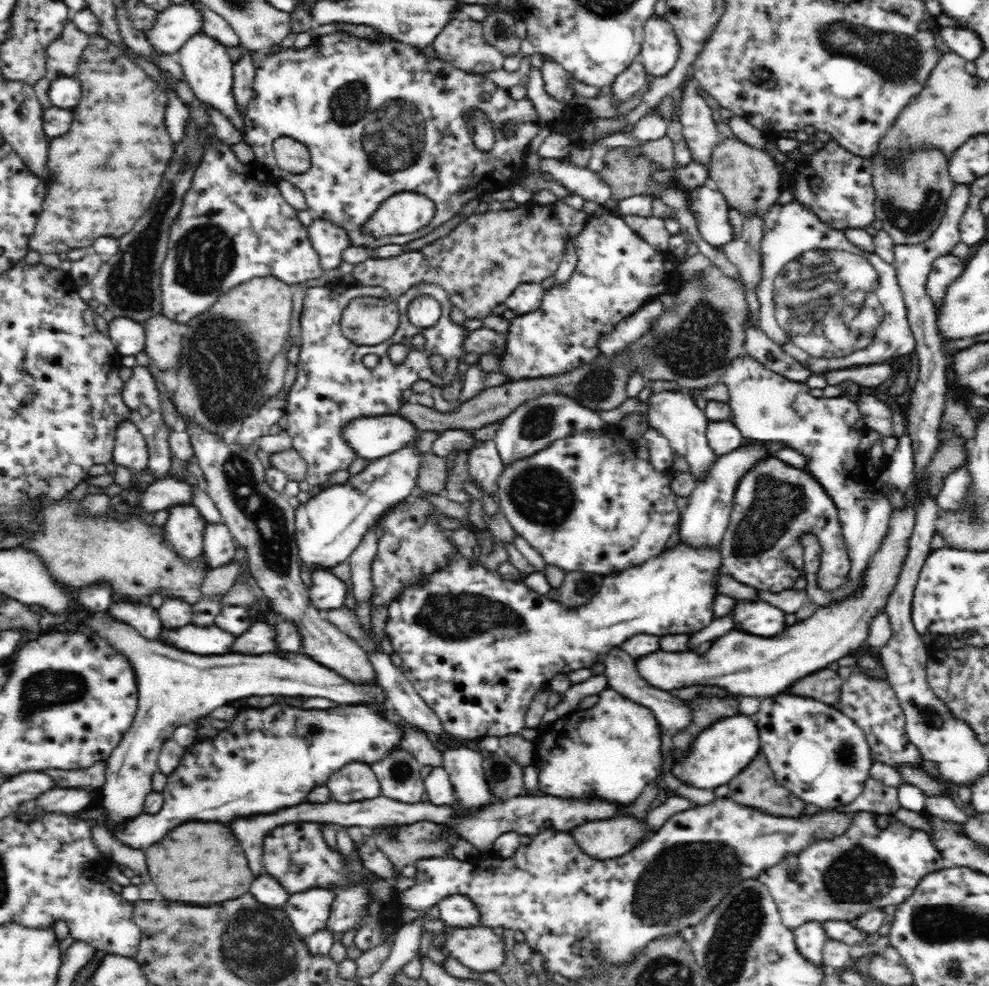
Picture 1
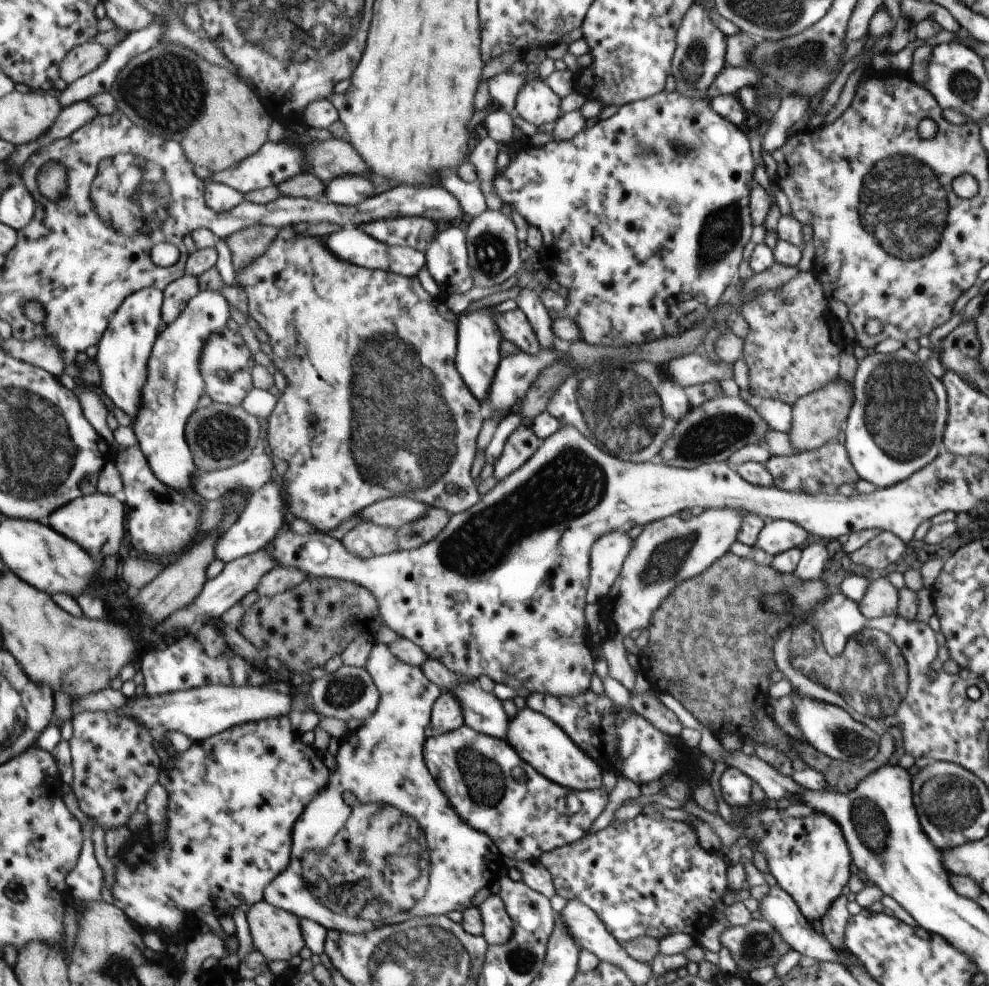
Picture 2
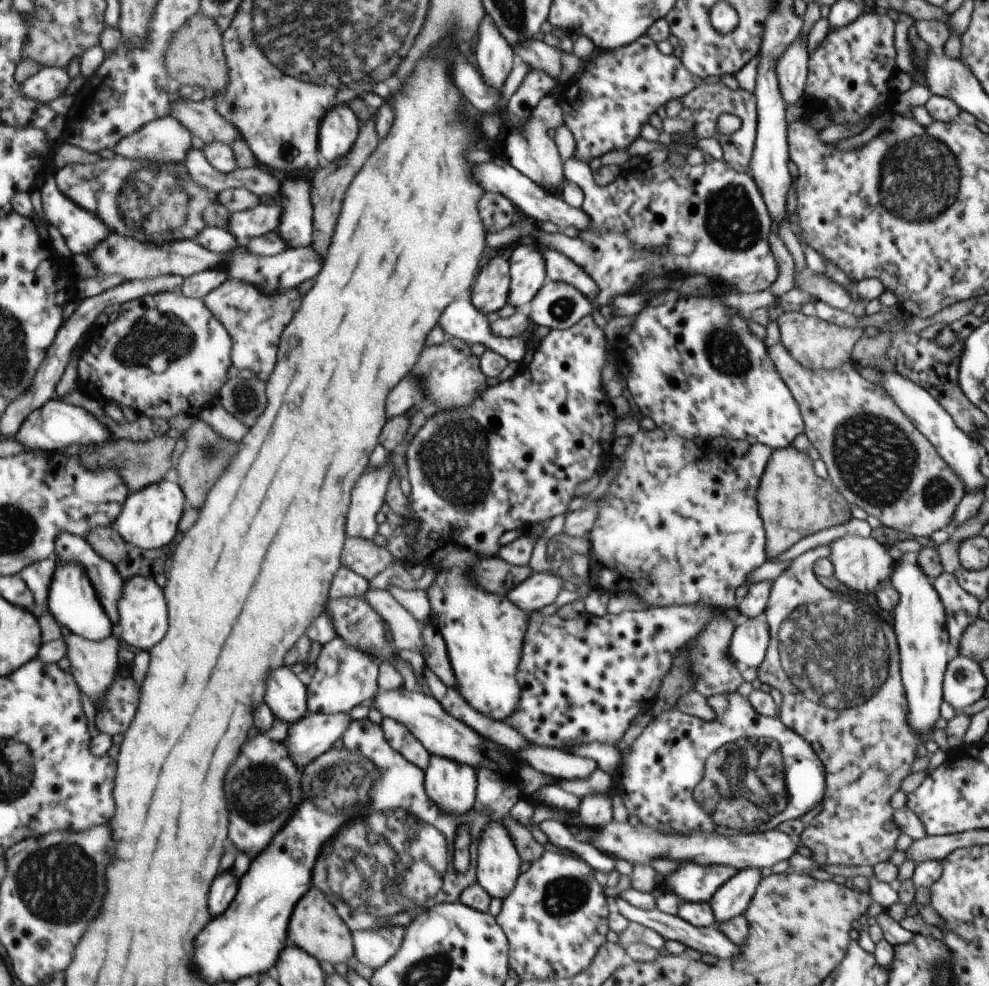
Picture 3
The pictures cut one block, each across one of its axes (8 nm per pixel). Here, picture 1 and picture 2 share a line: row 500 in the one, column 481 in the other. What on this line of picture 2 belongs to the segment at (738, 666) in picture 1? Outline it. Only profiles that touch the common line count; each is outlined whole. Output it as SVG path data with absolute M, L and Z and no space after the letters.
M490 893L477 907L483 920L481 937L488 945L504 943L511 936L513 925L502 898Z

